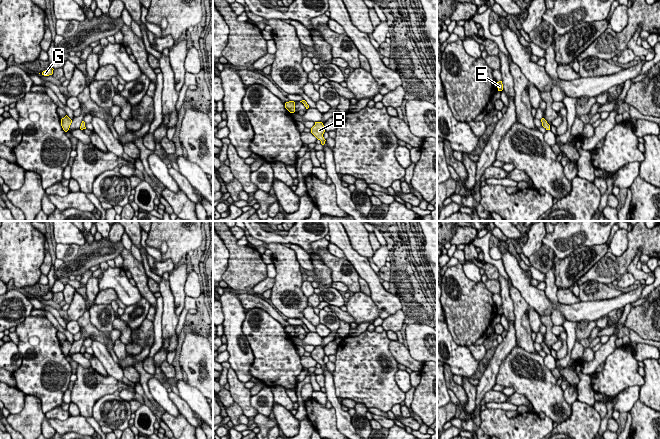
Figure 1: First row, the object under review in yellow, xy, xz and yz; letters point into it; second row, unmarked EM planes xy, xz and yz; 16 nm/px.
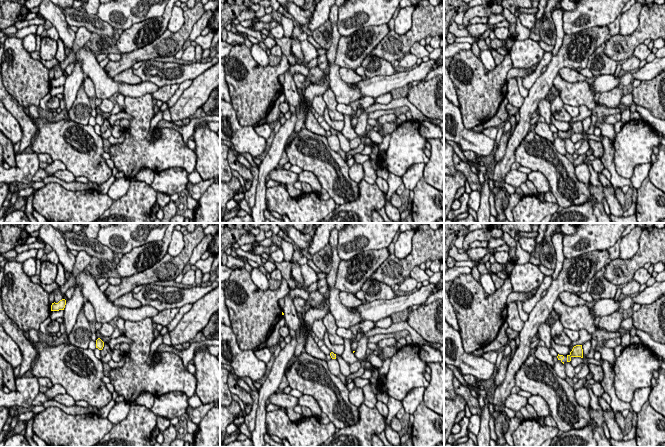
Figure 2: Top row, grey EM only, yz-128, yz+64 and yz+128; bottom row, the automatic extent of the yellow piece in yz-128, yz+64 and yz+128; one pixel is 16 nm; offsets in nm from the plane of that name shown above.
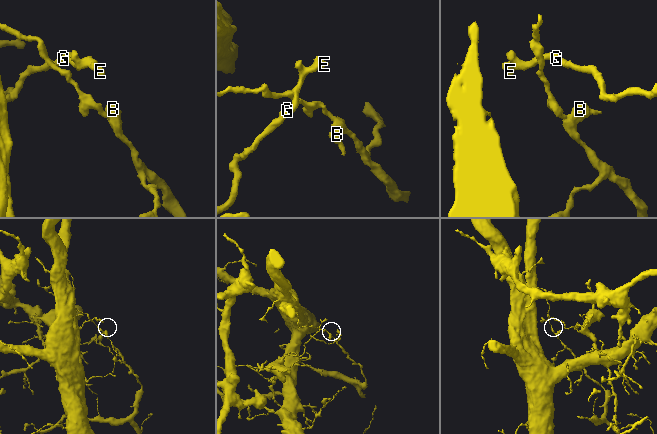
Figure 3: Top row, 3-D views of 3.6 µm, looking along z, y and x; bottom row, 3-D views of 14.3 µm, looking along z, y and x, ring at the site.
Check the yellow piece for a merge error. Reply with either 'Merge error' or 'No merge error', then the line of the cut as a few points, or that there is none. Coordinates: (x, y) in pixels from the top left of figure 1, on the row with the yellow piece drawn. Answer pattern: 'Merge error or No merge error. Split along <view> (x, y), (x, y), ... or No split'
Merge error. Split along xy (83, 123), (81, 129)

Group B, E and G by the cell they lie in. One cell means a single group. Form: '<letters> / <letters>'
B / E G

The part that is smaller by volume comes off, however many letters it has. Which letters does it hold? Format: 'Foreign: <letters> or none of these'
Foreign: B

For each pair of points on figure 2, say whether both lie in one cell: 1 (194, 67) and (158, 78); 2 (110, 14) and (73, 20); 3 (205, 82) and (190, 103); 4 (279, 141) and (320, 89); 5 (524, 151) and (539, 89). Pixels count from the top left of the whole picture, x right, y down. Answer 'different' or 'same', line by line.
1: same
2: different
3: same
4: different
5: different

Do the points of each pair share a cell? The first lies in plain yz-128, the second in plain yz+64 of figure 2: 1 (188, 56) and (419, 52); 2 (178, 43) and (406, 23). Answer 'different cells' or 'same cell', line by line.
1: different cells
2: different cells

